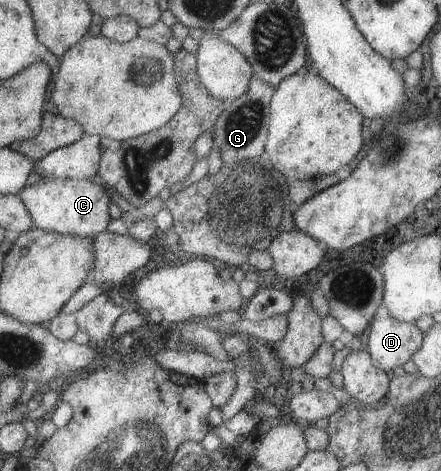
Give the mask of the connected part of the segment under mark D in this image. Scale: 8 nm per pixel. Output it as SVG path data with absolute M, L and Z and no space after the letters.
M390 316L373 318L365 351L376 369L398 372L419 350L423 335L414 323L396 321Z

